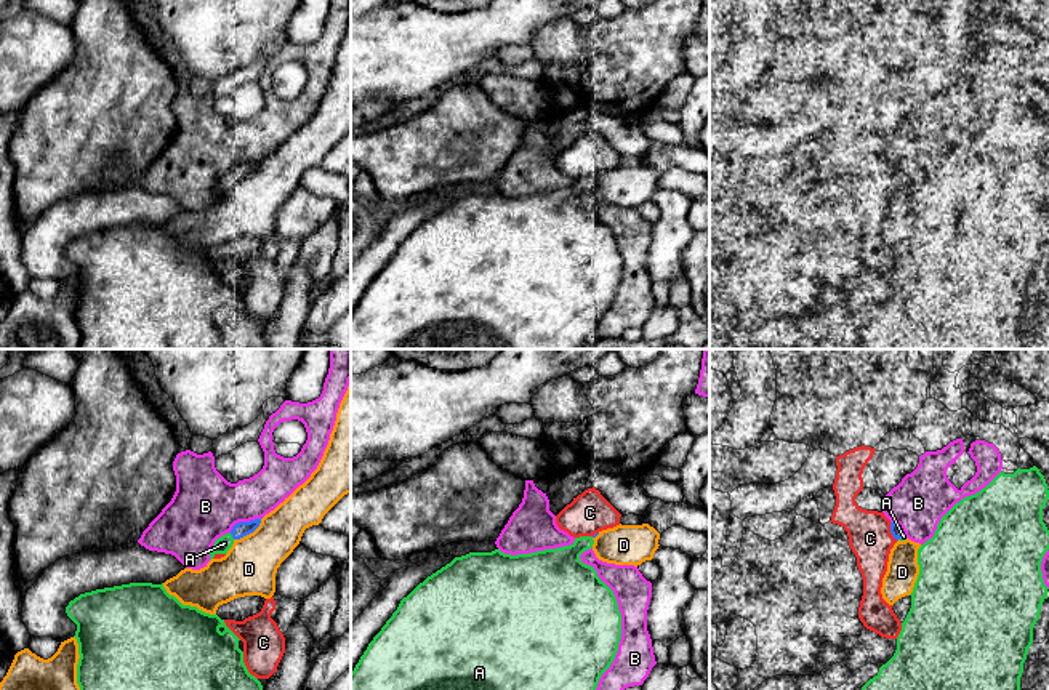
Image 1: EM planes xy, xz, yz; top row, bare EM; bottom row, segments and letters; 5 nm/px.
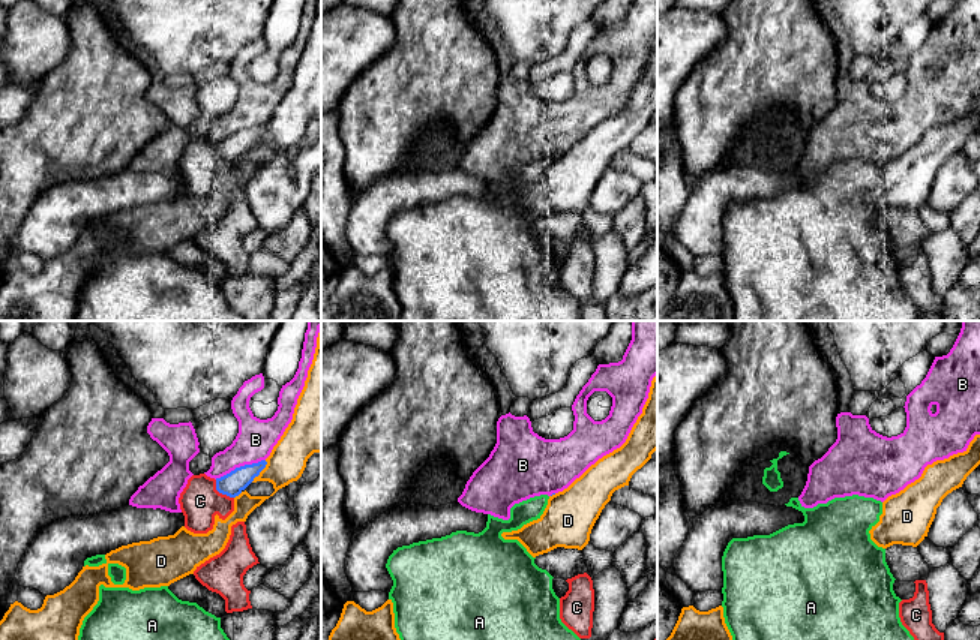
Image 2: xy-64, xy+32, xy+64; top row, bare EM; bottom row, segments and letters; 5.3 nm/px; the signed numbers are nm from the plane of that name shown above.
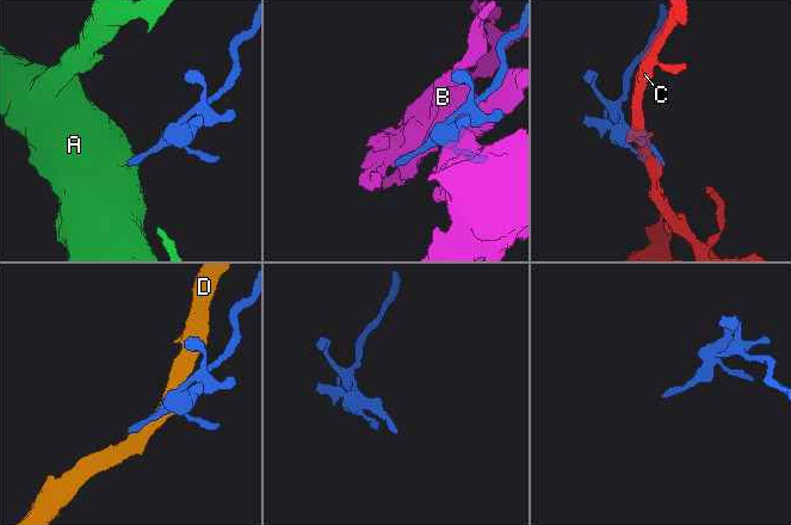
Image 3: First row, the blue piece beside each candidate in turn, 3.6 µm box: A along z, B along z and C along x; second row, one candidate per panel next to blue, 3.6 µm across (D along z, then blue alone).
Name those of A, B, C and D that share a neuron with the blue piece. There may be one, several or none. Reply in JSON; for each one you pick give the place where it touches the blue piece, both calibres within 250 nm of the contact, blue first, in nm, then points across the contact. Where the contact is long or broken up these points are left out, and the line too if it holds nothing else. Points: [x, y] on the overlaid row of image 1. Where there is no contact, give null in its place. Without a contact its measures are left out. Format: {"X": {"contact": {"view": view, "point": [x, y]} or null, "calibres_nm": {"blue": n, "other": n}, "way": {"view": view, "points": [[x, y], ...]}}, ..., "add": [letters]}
{"A": {"contact": {"view": "xy", "point": [233, 537]}, "calibres_nm": {"blue": 80, "other": 80}}, "add": ["A"]}

